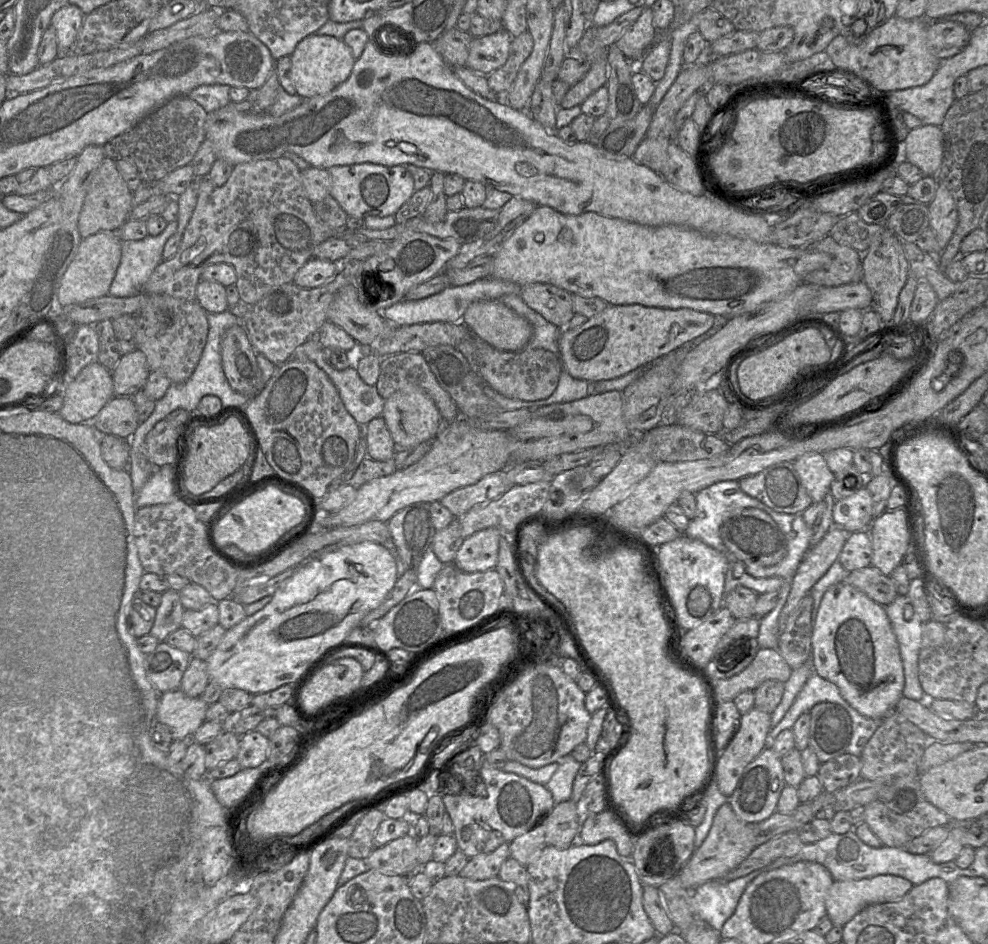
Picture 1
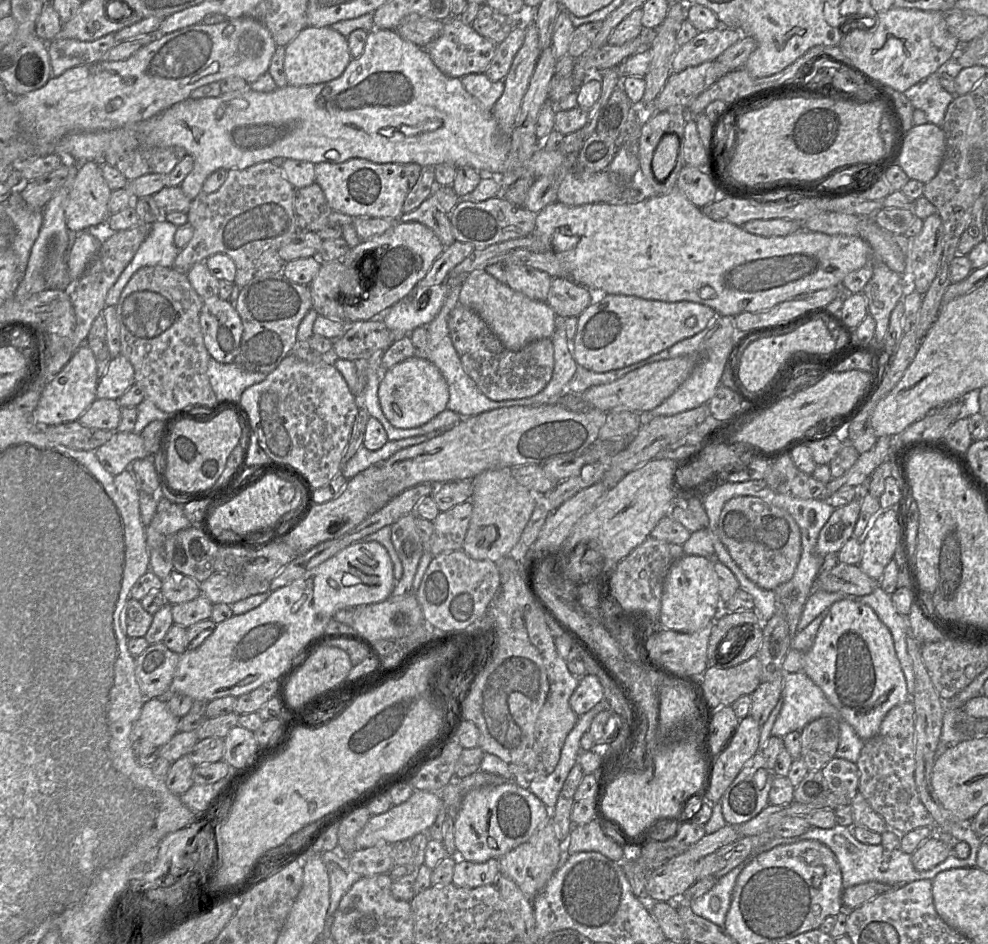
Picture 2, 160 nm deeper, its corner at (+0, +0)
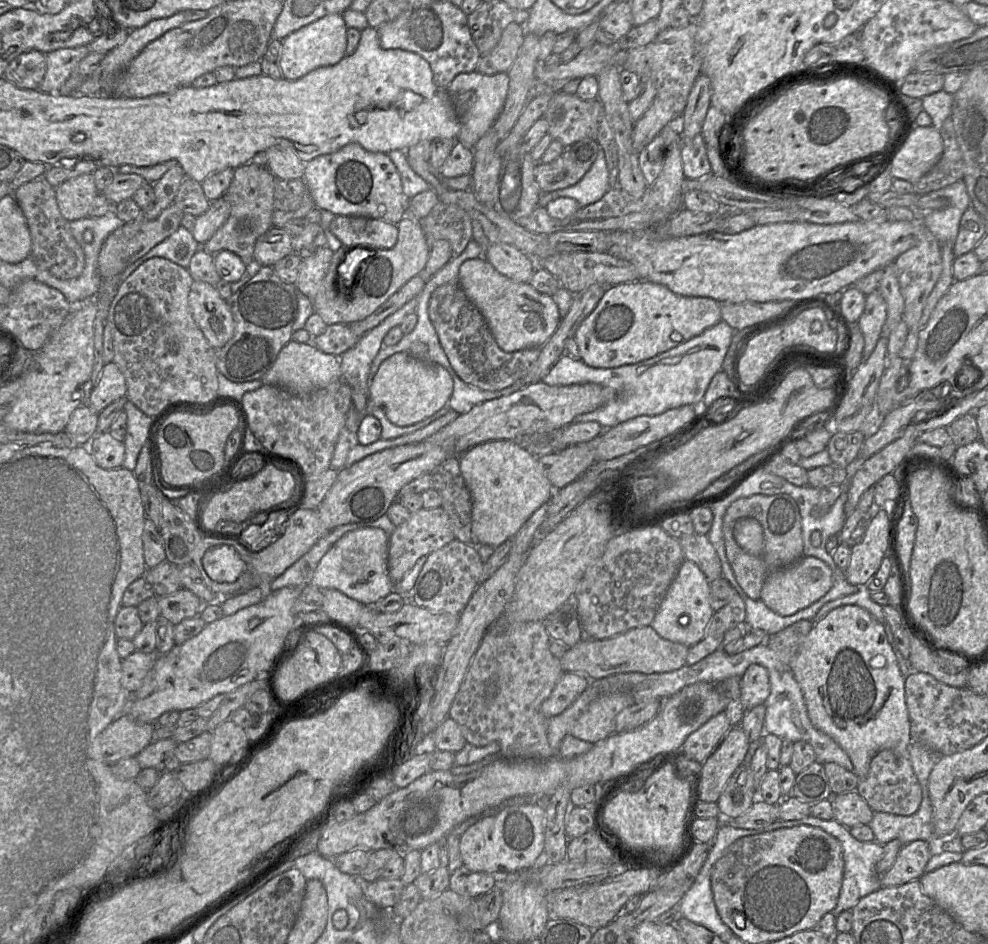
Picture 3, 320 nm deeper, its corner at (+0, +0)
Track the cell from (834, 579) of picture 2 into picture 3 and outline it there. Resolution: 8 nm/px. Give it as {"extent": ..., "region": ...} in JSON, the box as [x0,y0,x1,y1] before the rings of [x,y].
{"extent":[723,494,833,616],"region":[[[756,494],[734,501],[723,518],[727,559],[748,596],[761,599],[771,610],[790,616],[828,593],[833,572],[824,561],[804,556],[802,519],[796,501],[788,494]]]}

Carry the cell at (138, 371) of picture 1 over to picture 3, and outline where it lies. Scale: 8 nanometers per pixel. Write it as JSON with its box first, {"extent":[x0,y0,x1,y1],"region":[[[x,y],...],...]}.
{"extent":[87,362,127,413],"region":[[[114,362],[106,363],[87,398],[87,405],[99,413],[106,406],[126,396],[126,394],[127,383],[123,373]]]}

